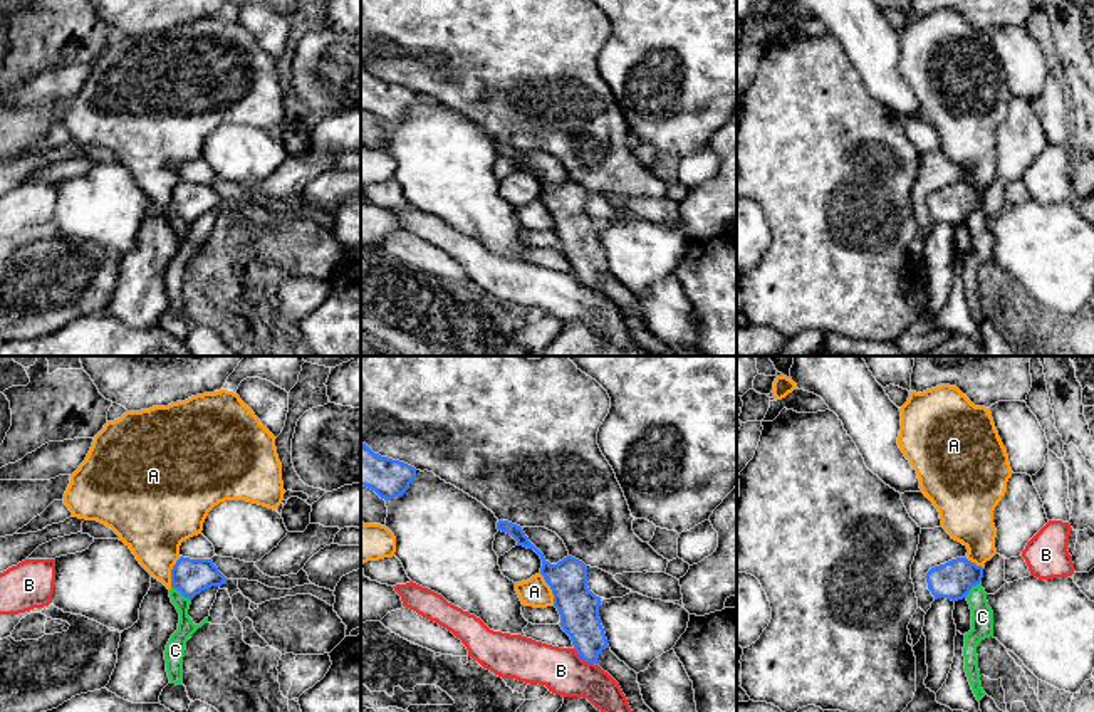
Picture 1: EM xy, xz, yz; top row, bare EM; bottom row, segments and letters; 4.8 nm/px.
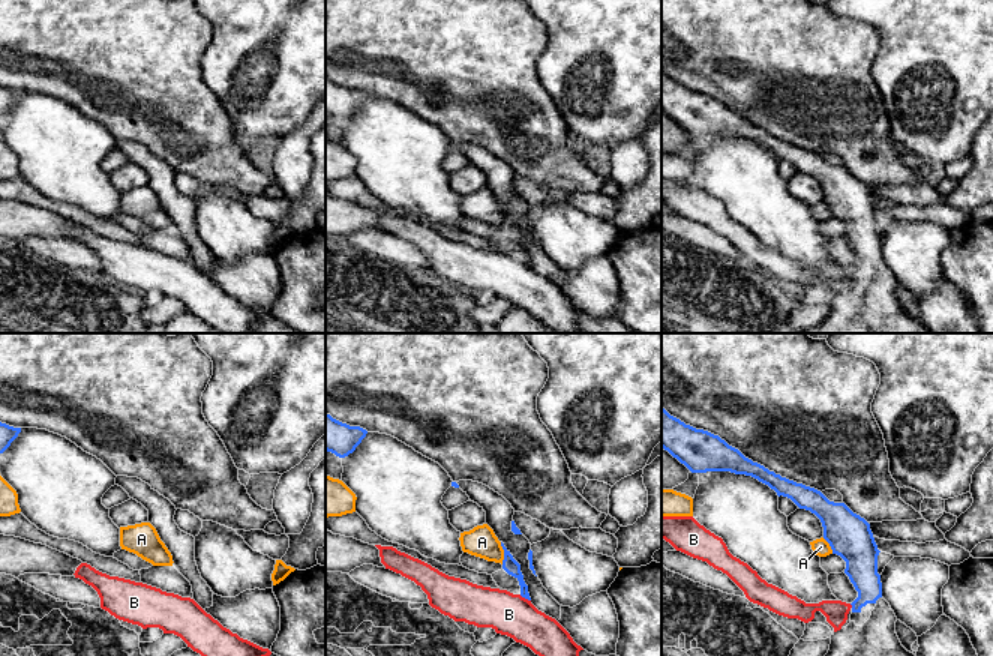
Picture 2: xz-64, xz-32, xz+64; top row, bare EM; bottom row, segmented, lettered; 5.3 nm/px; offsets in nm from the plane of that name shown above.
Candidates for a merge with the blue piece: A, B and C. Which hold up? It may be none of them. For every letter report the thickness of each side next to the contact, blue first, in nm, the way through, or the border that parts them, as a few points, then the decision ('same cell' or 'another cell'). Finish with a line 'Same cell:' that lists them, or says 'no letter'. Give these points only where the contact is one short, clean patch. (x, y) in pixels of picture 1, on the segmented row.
A: 180 nm thick on the blue side, 320 nm on the other; border along xy (182, 556), (171, 570), (170, 586); another cell
B: 190 nm thick on the blue side, 220 nm on the other; border along xz (573, 649), (593, 664); another cell
C: 180 nm thick on the blue side, 90 nm on the other; border along xy (171, 586), (190, 600); another cell
Same cell: no letter

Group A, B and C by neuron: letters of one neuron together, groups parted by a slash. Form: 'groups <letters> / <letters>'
groups A C / B

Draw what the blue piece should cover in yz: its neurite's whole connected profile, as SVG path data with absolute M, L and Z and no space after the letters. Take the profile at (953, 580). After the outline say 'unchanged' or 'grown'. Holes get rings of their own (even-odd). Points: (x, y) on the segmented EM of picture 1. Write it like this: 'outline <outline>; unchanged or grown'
outline M956 558L931 568L925 578L935 599L958 601L966 598L970 589L982 583L983 569L966 558Z; unchanged

